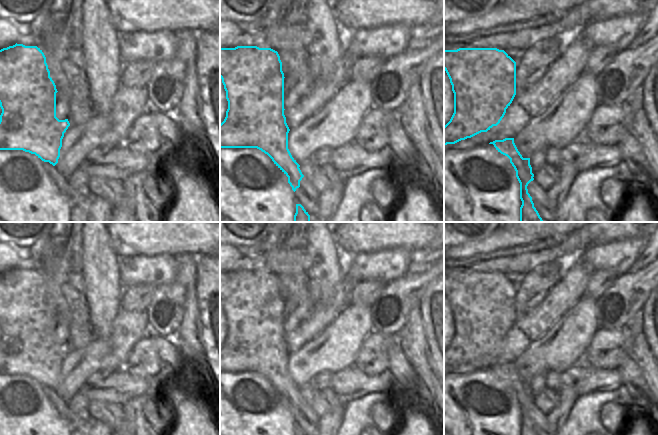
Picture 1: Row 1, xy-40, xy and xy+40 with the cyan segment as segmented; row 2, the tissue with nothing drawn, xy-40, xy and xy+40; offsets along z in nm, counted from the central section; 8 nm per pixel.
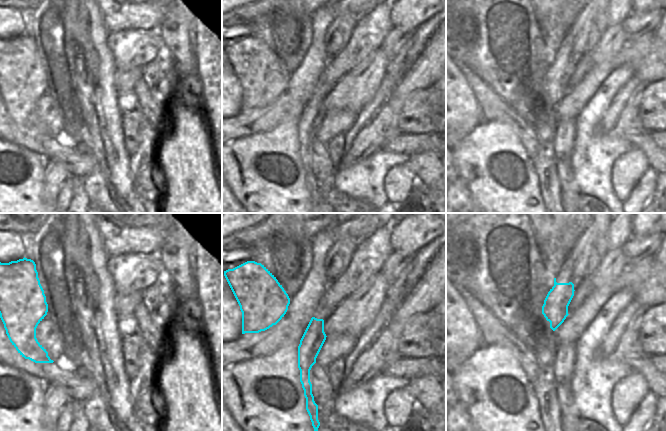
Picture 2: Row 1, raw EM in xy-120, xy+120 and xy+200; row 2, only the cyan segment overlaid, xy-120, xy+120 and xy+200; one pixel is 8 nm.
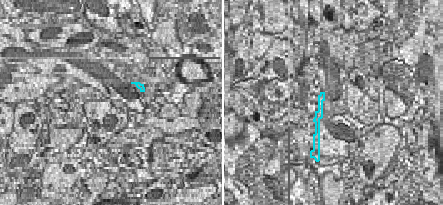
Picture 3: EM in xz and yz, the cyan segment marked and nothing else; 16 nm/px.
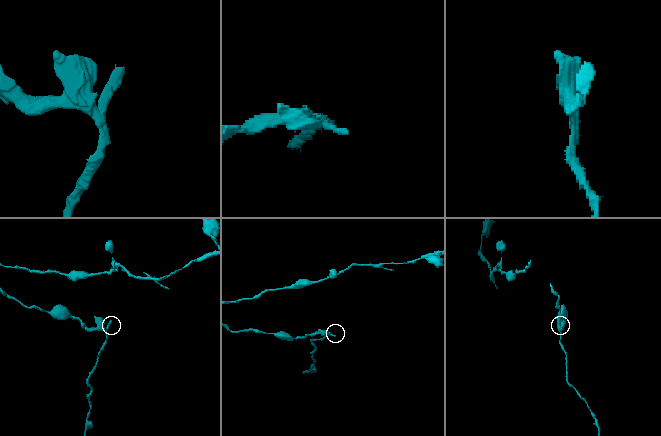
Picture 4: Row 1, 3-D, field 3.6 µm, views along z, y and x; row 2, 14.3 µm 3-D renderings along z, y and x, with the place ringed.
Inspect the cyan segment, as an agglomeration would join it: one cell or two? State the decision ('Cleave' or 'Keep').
Cleave.

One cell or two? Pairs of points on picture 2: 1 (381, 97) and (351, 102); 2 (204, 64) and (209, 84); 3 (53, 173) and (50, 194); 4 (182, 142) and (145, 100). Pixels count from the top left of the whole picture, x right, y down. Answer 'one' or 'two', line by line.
1: two
2: two
3: one
4: two

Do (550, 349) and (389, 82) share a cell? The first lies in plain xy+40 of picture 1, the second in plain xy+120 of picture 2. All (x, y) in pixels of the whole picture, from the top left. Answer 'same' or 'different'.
different

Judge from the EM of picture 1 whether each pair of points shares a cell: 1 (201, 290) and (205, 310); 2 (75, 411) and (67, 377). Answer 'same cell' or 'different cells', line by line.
1: different cells
2: different cells

